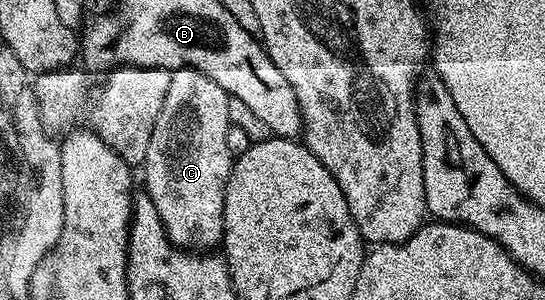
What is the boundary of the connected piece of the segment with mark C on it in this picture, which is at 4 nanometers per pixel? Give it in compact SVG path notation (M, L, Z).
M178 67L172 72L170 77L170 89L166 93L166 101L162 101L162 113L158 113L158 122L154 124L154 134L150 137L150 146L146 149L146 157L142 164L144 170L144 187L143 190L150 197L150 201L154 201L154 209L158 209L158 217L162 217L162 225L166 229L166 233L170 237L170 241L176 247L183 247L187 250L199 252L201 249L212 249L212 247L221 242L224 237L224 194L226 193L226 185L228 178L232 172L234 156L230 153L230 148L226 145L226 133L229 129L228 122L228 94L222 89L222 85L218 85L218 81L212 81L210 77L206 77L206 73L202 73L193 67Z

